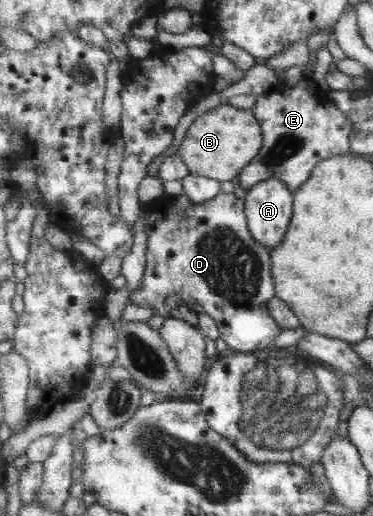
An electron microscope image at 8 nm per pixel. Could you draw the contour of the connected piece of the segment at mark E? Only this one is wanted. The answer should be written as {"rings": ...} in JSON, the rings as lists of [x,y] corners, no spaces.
{"rings":[[[304,77],[302,82],[293,86],[285,81],[280,82],[275,90],[257,97],[252,109],[263,128],[263,147],[259,155],[240,173],[239,178],[232,181],[233,184],[238,184],[246,191],[258,182],[262,182],[260,177],[264,176],[267,179],[278,177],[286,181],[295,193],[301,184],[311,179],[313,170],[319,162],[334,156],[354,153],[351,147],[352,120],[335,105],[329,94],[326,94],[320,88],[320,84],[314,82],[312,78]]]}

